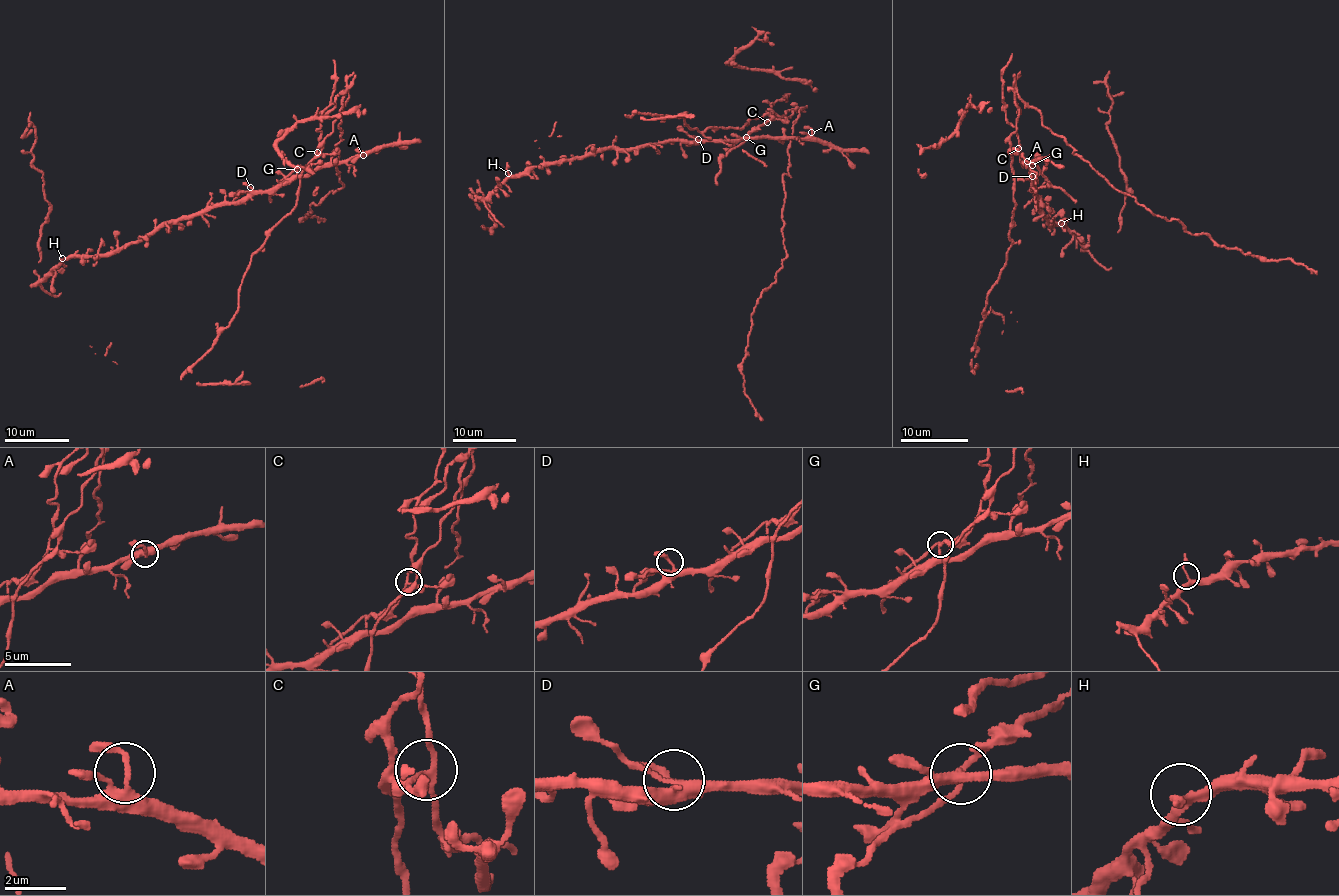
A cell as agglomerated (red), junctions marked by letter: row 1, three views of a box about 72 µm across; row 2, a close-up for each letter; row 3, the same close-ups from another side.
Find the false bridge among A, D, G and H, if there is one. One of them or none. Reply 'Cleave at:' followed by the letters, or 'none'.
Cleave at: G

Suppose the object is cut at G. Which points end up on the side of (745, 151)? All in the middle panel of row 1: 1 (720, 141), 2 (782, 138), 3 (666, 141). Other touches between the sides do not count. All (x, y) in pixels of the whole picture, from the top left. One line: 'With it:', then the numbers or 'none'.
With it: none

